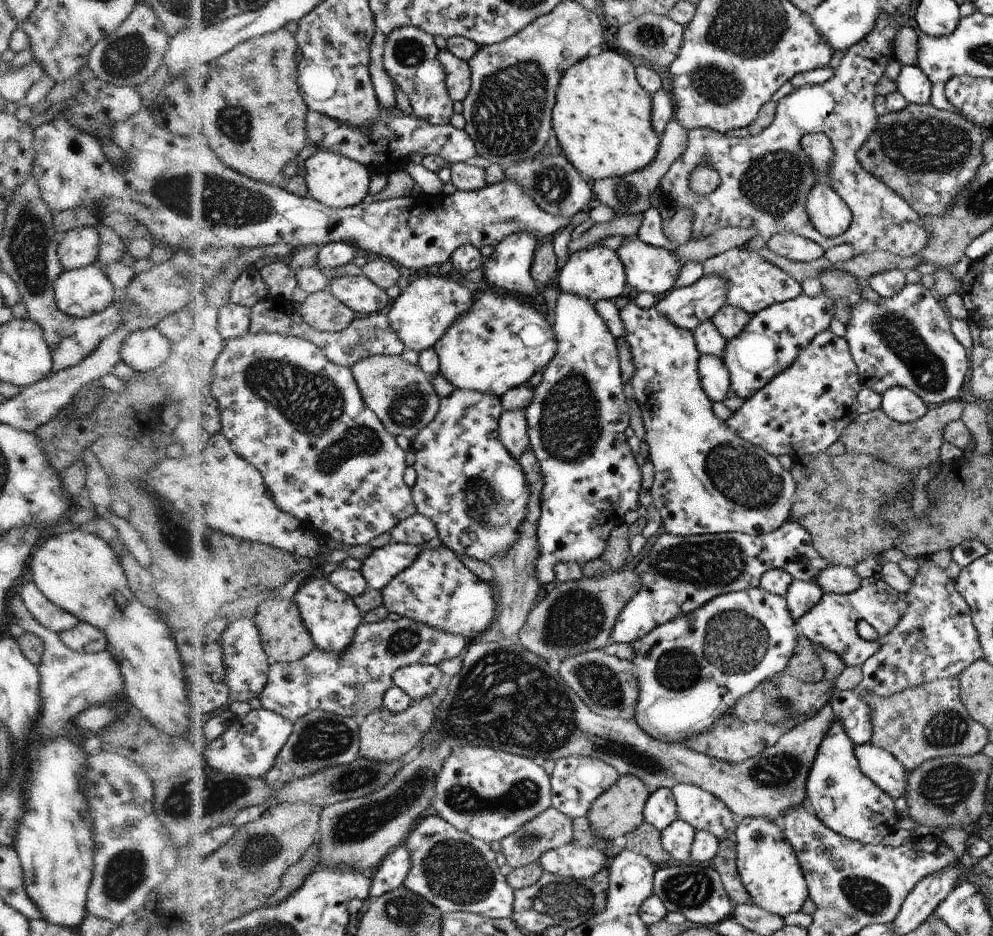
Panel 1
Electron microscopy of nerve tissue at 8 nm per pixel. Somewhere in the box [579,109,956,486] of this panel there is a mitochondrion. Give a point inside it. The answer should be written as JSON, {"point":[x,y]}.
{"point":[894,329]}

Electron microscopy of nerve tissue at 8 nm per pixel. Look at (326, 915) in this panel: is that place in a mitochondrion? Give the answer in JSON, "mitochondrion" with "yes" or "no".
{"mitochondrion":"no"}

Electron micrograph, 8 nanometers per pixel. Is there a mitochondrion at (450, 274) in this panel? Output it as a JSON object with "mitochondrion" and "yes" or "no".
{"mitochondrion":"no"}

